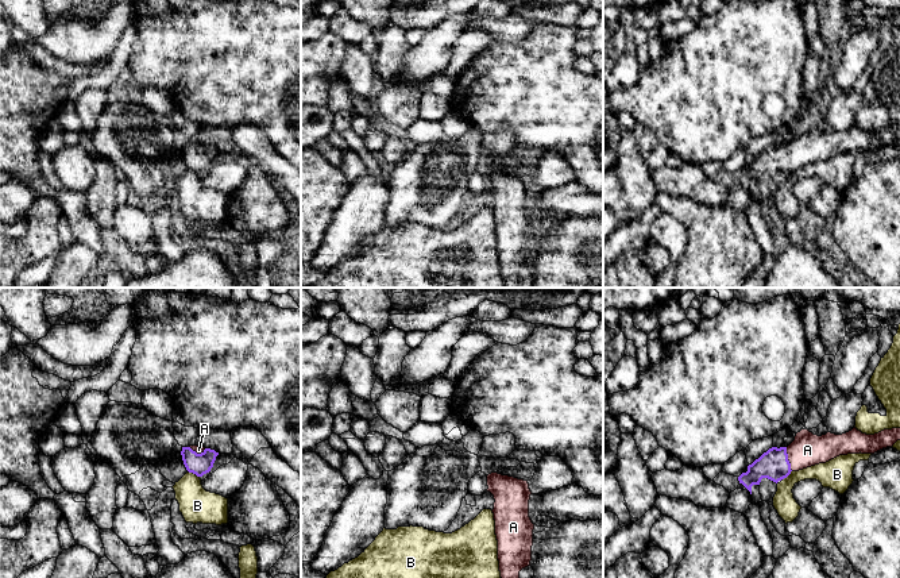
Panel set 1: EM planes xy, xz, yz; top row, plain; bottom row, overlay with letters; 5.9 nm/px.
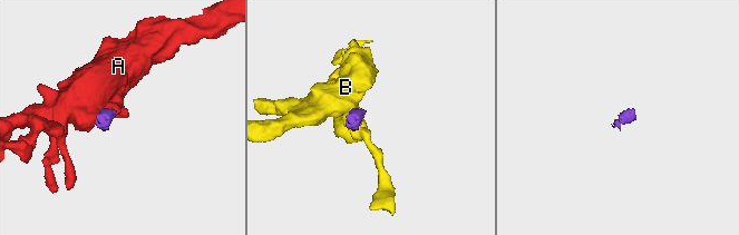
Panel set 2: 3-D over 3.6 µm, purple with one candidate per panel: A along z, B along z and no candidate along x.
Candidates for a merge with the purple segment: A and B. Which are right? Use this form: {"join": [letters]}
{"join": ["A"]}

